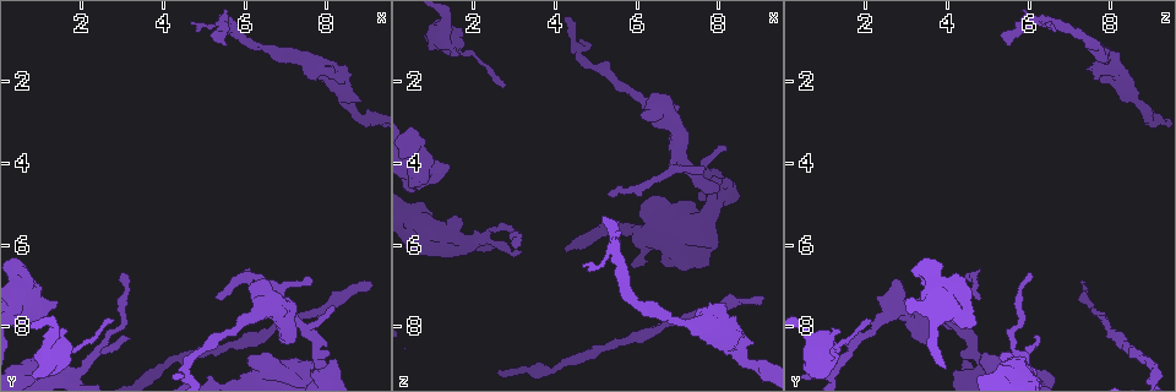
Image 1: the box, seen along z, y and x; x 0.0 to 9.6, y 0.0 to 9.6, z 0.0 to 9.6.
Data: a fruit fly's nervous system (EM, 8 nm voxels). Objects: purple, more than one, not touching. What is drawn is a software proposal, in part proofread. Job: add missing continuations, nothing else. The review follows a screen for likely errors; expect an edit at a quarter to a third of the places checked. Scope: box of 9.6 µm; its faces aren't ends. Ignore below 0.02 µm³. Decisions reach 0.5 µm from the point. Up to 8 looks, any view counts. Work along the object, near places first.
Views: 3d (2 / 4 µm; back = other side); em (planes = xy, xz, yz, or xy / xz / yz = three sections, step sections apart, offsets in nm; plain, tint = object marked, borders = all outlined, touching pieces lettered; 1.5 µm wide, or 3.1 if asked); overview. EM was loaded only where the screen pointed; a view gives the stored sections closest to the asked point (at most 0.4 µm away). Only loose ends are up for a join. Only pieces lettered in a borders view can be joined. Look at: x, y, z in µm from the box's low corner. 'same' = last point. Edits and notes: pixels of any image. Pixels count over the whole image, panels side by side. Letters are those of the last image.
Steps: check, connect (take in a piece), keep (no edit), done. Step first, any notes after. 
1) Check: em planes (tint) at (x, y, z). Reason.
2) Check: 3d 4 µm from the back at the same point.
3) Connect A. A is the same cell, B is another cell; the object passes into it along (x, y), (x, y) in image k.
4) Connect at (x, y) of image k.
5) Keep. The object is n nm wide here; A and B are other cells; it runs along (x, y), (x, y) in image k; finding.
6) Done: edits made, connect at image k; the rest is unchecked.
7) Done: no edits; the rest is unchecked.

Check: 3d 2 µm at (9.10, 6.90, 7.25). Free end.

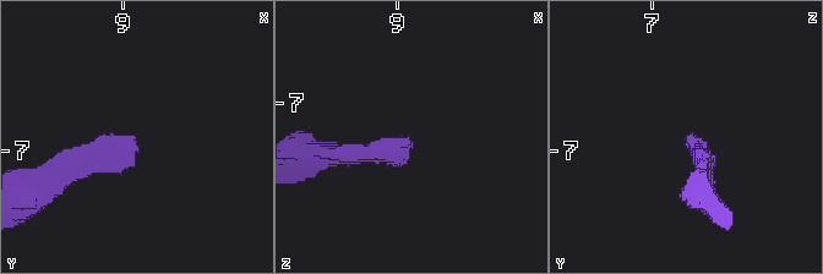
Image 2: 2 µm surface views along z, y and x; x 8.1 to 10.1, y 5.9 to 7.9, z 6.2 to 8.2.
Check: em xy step 4 (borders) at (9.08, 6.88, 7.28).

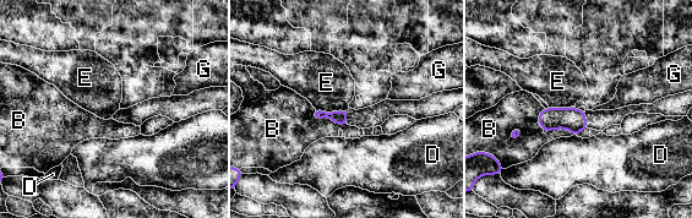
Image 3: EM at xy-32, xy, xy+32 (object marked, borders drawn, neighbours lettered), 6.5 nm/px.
Keep. B, D, E and G are other cells; a border runs along (315, 108), (327, 112), (347, 109) in image 3; no lettered piece goes on from it.

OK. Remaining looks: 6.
Check: em planes (borders) at (8.25, 8.80, 4.35). Stops while still wide.

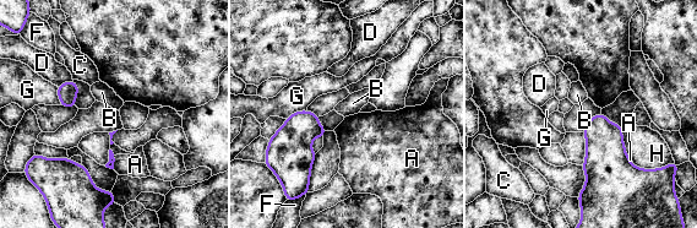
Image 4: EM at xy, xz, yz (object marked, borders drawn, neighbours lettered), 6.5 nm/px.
Keep. A, B, C, D, F, G and H are other cells; a border runs along (113, 156), (114, 168) in image 4; none of them fits.

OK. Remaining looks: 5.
Check: 3d 2 µm at (3.20, 8.35, 6.10). Thin end.

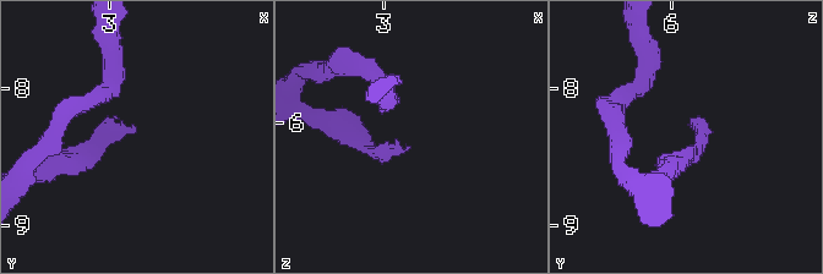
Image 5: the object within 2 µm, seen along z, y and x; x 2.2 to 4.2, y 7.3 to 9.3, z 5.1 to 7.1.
Check: em planes (borders) at (3.14, 8.32, 6.16).

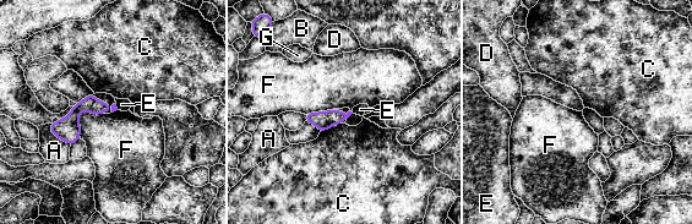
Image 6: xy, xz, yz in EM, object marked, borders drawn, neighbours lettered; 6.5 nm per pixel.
Keep. The longest contact is with F, 220 nm; A, B, C, D, E, F and G are other cells; a border runs along (103, 113), (78, 113), (80, 137) in image 6; no lettered piece goes on from it.

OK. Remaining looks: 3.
Check: 3d 4 µm at (2.75, 7.80, 2.15). Thin end.

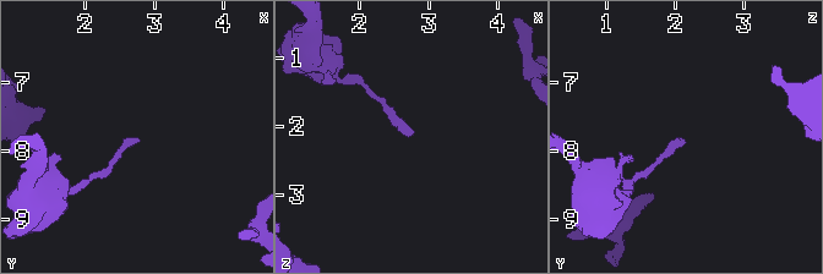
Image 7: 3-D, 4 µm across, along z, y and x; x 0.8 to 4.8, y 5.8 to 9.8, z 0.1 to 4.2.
Check: em planes (borders) at (2.75, 7.85, 2.15). Need the tissue.

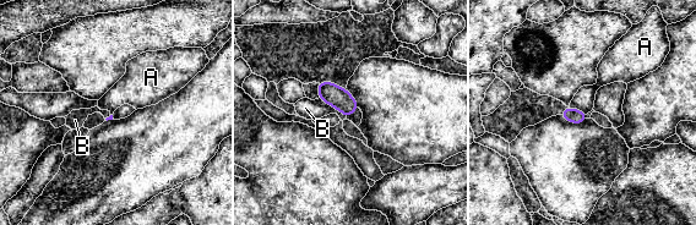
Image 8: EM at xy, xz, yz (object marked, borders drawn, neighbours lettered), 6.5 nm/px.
Keep. A and B are other cells; none of them fits.

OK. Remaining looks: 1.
Done: no edits; the rest is unchecked.

